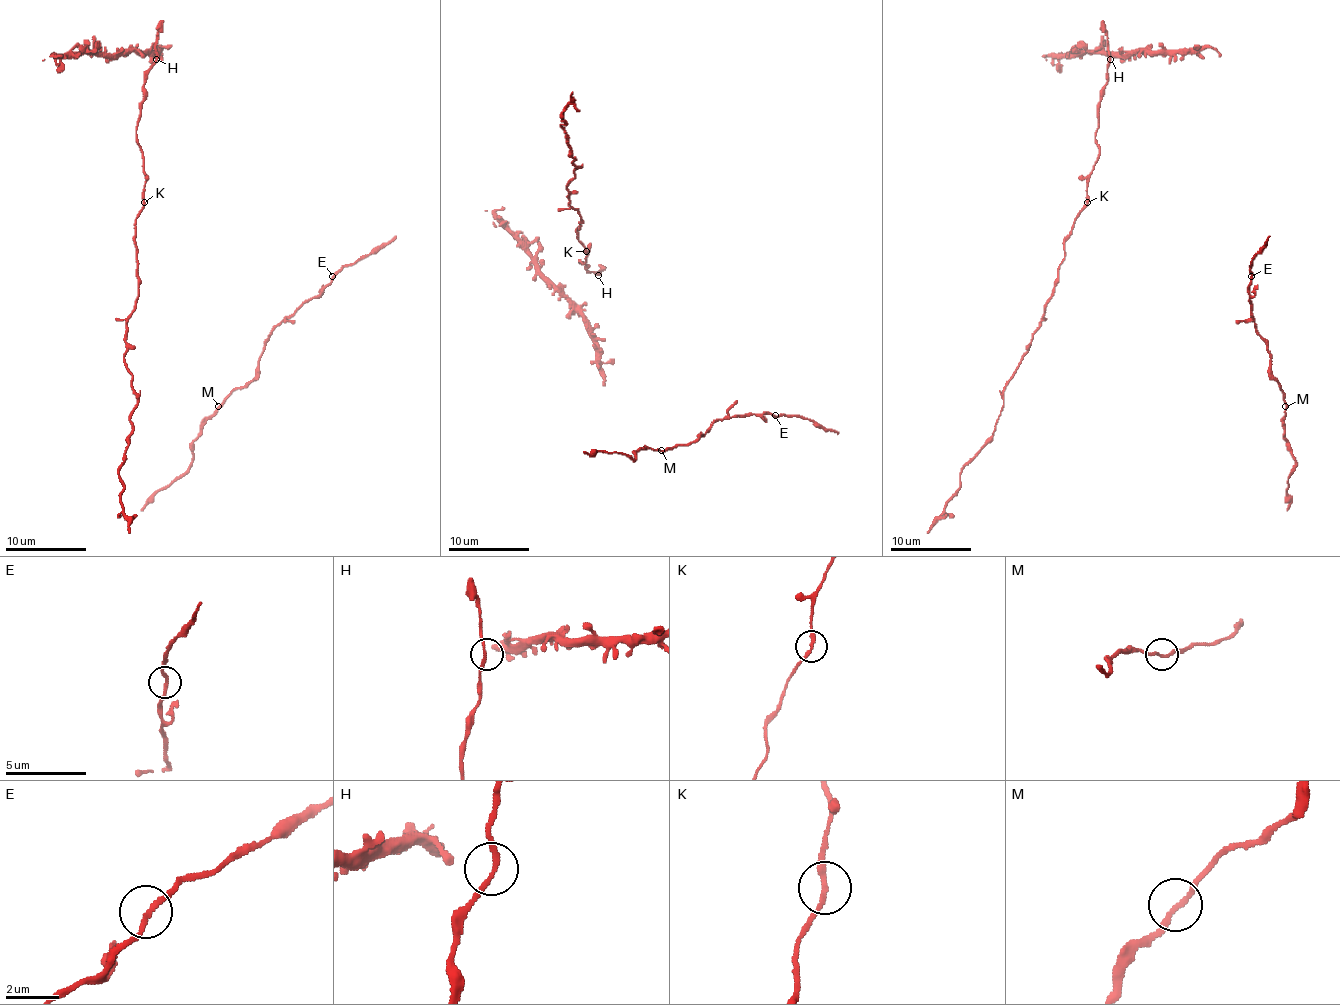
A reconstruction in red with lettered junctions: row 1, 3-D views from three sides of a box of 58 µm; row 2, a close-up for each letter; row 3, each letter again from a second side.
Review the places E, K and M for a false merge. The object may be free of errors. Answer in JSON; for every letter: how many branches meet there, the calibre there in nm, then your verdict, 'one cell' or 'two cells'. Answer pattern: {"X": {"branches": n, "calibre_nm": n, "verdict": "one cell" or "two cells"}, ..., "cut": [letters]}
{"E": {"branches": 2, "calibre_nm": 180, "verdict": "one cell"}, "K": {"branches": 2, "calibre_nm": 200, "verdict": "one cell"}, "M": {"branches": 2, "calibre_nm": 180, "verdict": "one cell"}, "cut": []}

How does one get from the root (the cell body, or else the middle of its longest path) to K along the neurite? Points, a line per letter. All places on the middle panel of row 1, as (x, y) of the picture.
K: (584, 222), (580, 222), (578, 238), (586, 251)

